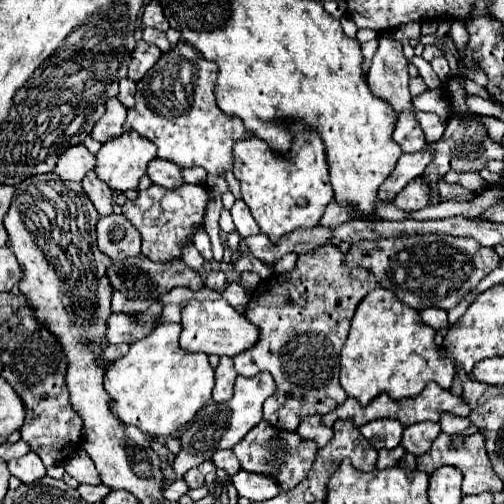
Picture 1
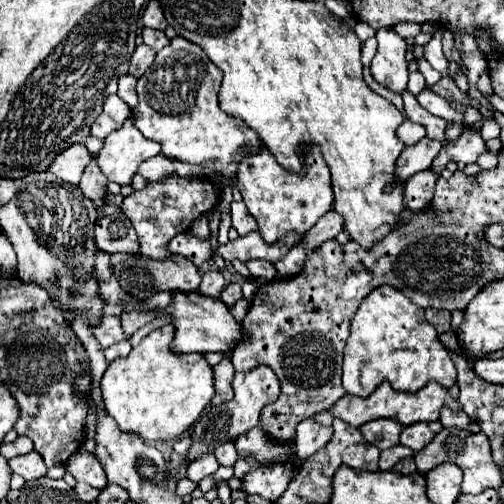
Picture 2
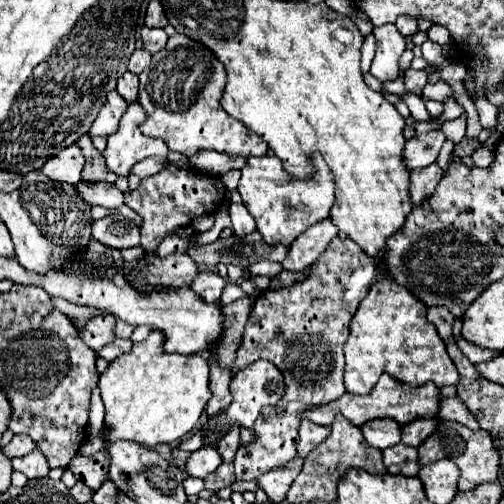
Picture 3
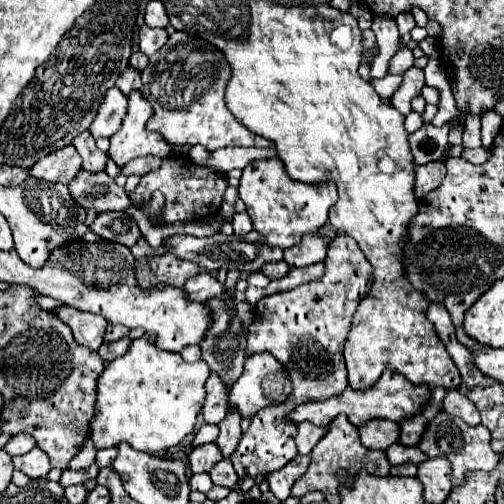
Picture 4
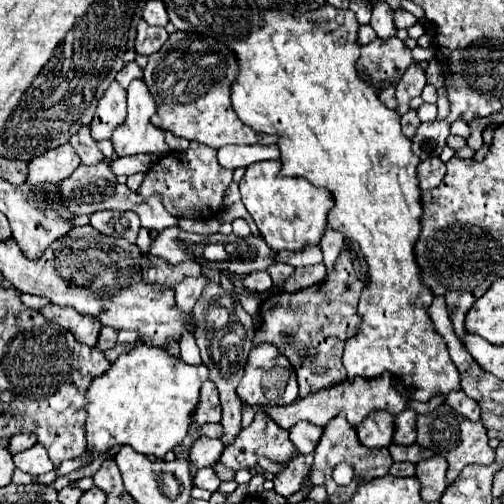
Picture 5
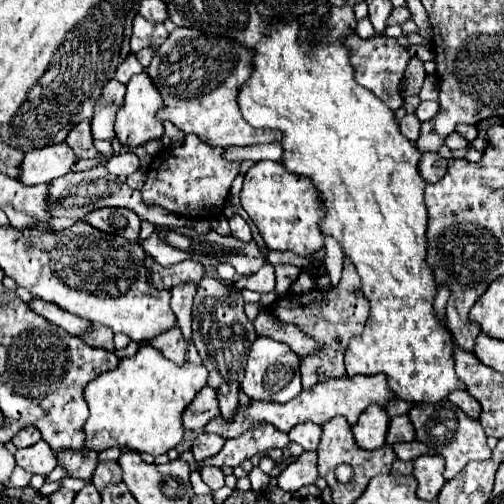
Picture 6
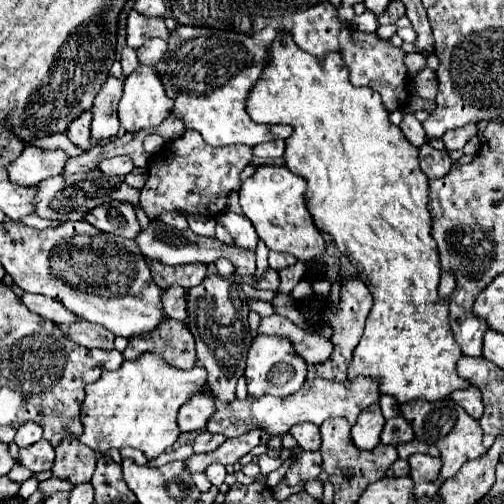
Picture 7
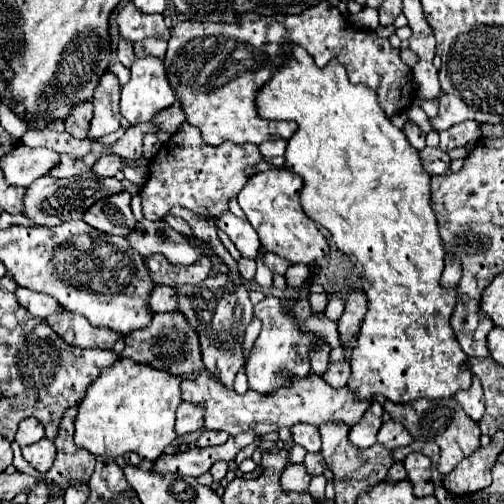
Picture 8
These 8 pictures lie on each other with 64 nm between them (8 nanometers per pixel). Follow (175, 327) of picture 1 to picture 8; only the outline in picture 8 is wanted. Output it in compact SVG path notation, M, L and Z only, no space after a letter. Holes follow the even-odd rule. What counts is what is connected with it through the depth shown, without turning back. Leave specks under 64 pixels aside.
M120 358L116 366L104 368L88 386L86 398L78 406L76 446L86 448L94 456L118 458L134 450L142 460L156 460L176 438L174 416L182 402L180 384L190 378L196 380L198 372L192 376L174 376L152 364L136 364L134 360Z

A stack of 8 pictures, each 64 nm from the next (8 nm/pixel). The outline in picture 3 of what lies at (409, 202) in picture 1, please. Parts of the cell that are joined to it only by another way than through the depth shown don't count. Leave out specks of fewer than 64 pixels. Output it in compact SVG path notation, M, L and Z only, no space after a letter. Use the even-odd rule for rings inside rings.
M430 164L428 168L420 168L416 172L410 172L410 200L414 206L420 206L424 200L428 200L436 188L436 184L442 180L444 172L438 164Z

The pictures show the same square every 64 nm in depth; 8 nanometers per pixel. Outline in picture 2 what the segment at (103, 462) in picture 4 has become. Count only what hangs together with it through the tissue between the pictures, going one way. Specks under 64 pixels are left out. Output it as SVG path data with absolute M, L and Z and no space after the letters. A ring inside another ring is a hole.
M80 448L72 454L64 467L76 482L88 482L90 486L96 486L96 488L106 486L106 476L104 476L102 464L96 460L93 453L87 452L84 448Z

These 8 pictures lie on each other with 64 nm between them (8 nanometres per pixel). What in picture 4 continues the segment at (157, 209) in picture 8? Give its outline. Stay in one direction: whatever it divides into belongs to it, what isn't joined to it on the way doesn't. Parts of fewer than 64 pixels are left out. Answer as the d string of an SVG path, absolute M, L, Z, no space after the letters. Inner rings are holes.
M178 156L178 158L162 160L162 166L156 172L150 172L148 176L144 176L140 180L140 184L136 186L136 190L128 192L128 196L138 206L138 204L150 200L156 190L160 190L164 194L160 224L170 226L174 222L194 222L194 220L202 220L206 216L214 216L220 210L226 186L228 186L228 182L222 174L216 174L204 166L196 166L186 156Z

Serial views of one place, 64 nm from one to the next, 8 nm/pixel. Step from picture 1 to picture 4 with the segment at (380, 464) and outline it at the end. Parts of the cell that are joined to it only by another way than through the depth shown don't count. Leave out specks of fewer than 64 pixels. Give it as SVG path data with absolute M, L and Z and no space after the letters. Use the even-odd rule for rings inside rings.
M392 444L390 448L386 448L386 456L390 464L404 464L412 462L416 465L425 460L417 460L417 454L420 454L418 446L402 446L402 444Z

